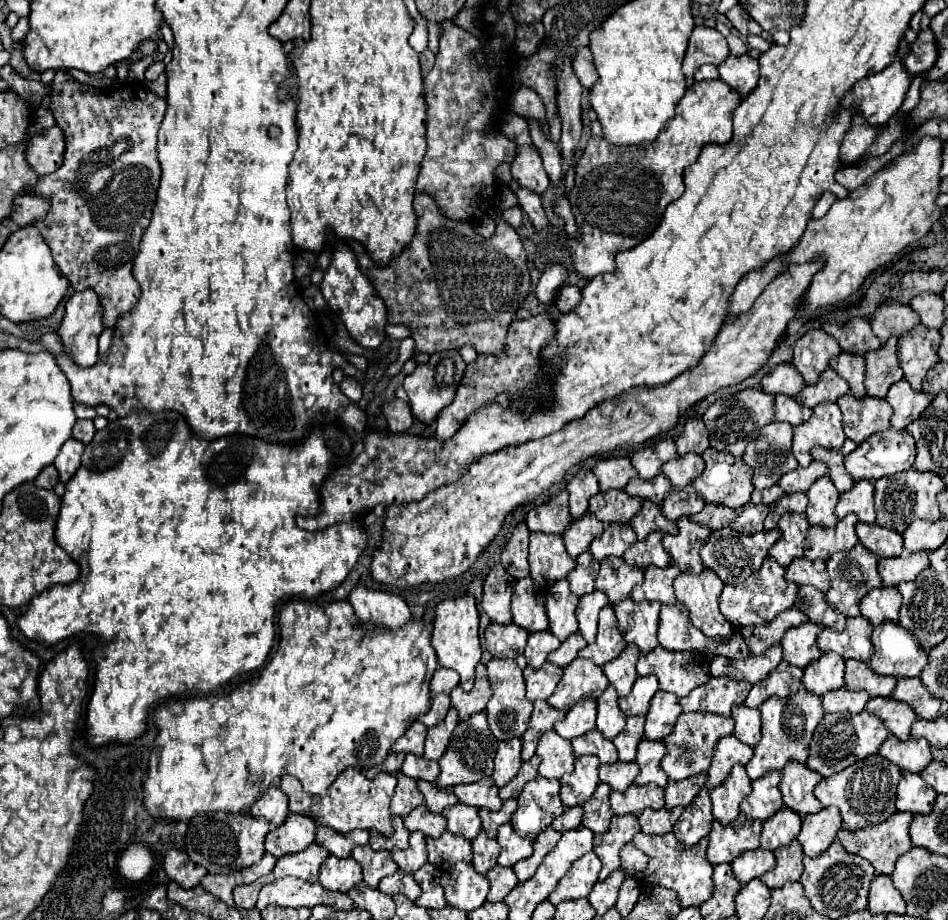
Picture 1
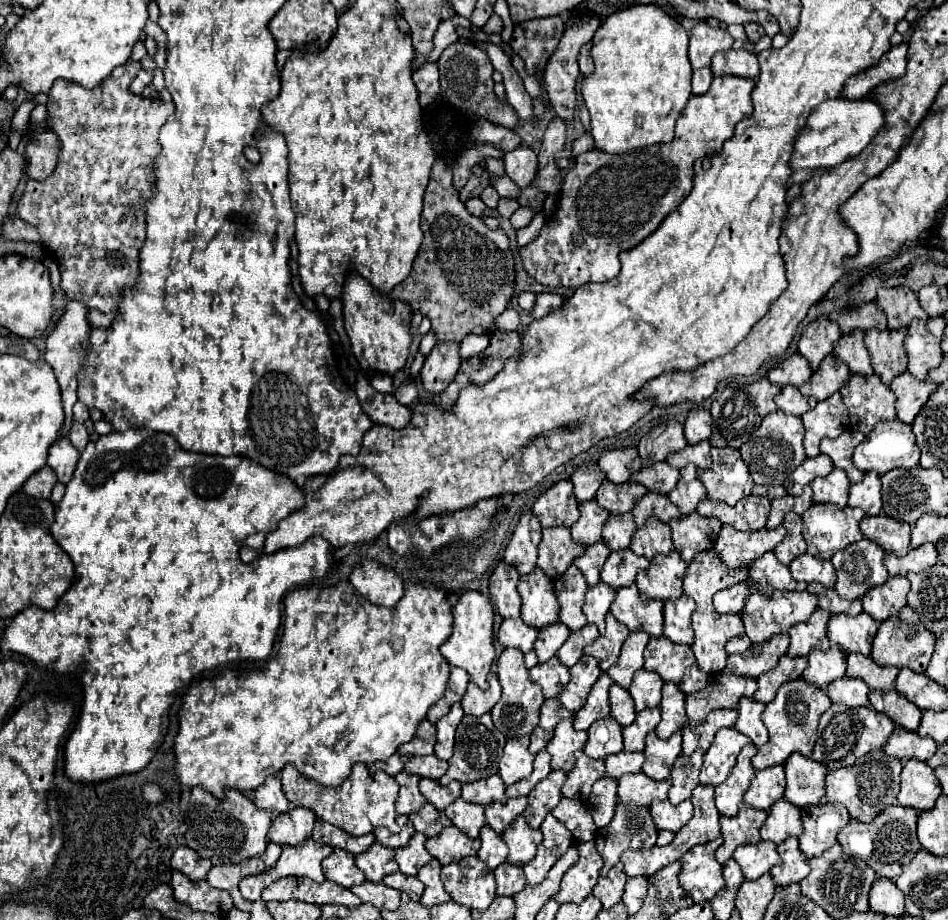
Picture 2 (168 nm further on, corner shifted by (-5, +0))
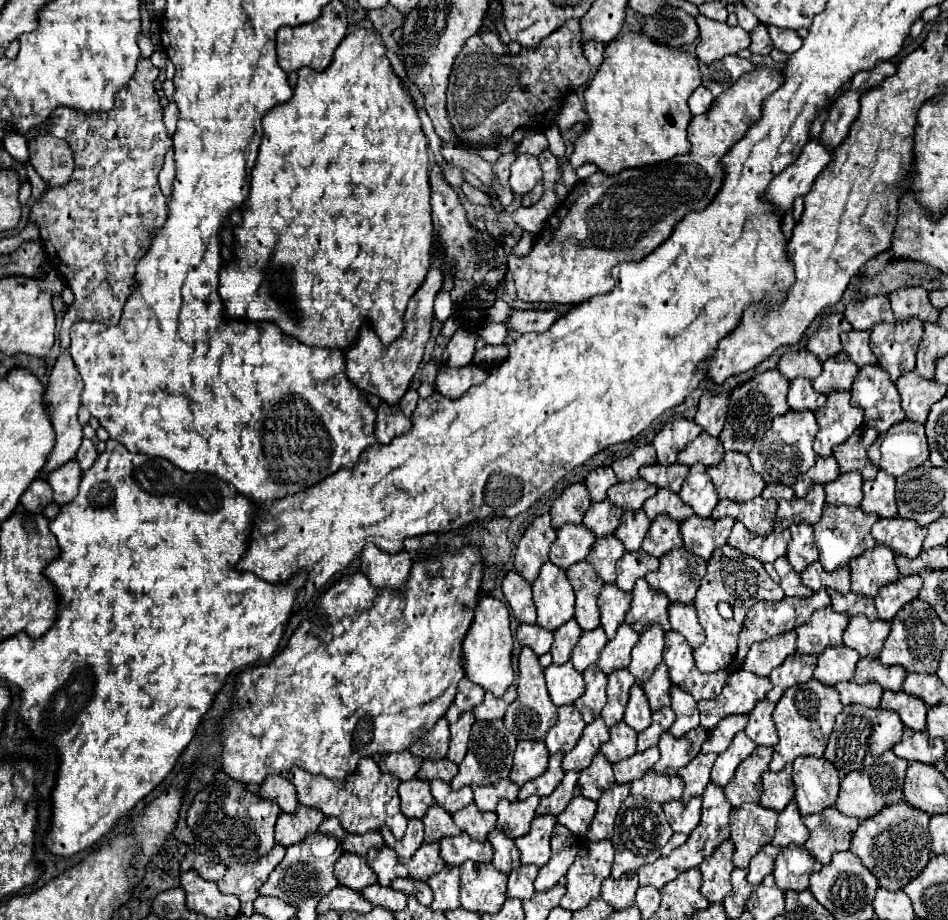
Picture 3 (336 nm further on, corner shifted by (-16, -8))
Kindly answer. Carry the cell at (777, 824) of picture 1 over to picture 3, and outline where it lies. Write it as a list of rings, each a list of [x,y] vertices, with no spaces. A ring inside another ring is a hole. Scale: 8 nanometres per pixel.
[[[792,800],[778,816],[778,826],[776,826],[772,844],[780,846],[780,848],[790,846],[790,844],[804,846],[806,840],[808,840],[808,828],[802,822],[802,814],[800,814],[796,802]]]

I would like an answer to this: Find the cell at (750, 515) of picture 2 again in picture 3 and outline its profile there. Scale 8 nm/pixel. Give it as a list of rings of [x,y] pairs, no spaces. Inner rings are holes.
[[[756,496],[748,502],[732,502],[732,500],[720,500],[716,508],[712,510],[712,518],[724,518],[732,516],[740,520],[748,530],[754,534],[770,534],[774,530],[774,516],[776,516],[778,502],[776,500],[764,500],[762,496]]]

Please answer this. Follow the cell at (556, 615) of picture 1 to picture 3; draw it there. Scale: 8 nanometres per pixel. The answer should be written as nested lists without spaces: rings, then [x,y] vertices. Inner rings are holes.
[[[576,562],[566,570],[566,576],[574,588],[576,604],[574,604],[574,618],[578,620],[582,630],[592,630],[600,626],[600,612],[596,606],[598,594],[604,586],[602,578],[596,570],[586,562]]]

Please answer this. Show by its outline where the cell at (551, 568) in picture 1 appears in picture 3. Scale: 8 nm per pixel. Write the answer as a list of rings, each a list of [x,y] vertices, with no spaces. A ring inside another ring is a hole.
[[[564,524],[558,528],[558,538],[550,546],[550,562],[566,570],[568,566],[586,560],[596,536],[584,524]]]

